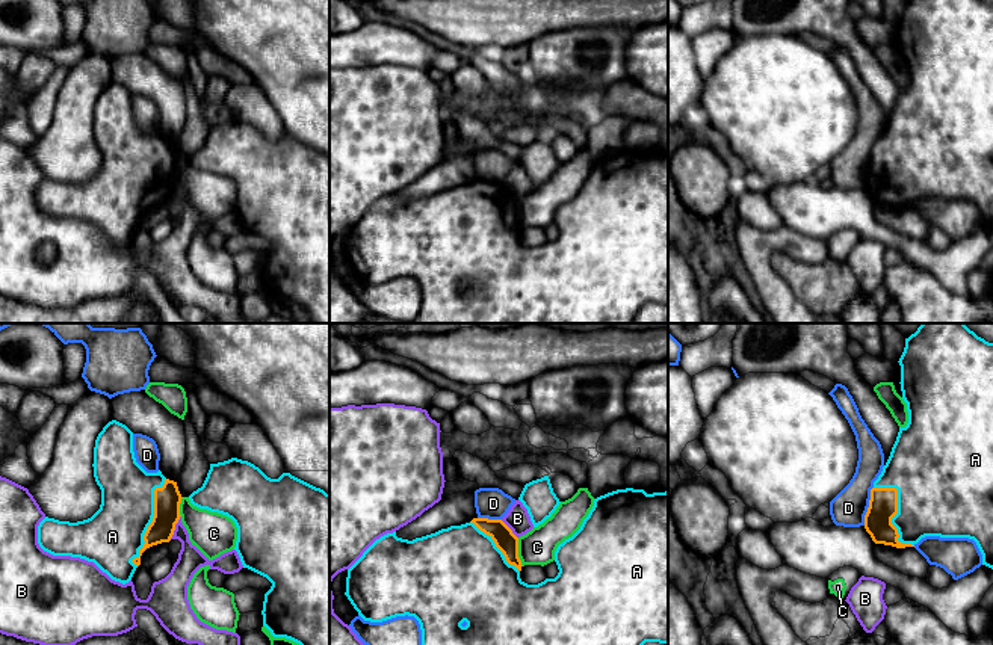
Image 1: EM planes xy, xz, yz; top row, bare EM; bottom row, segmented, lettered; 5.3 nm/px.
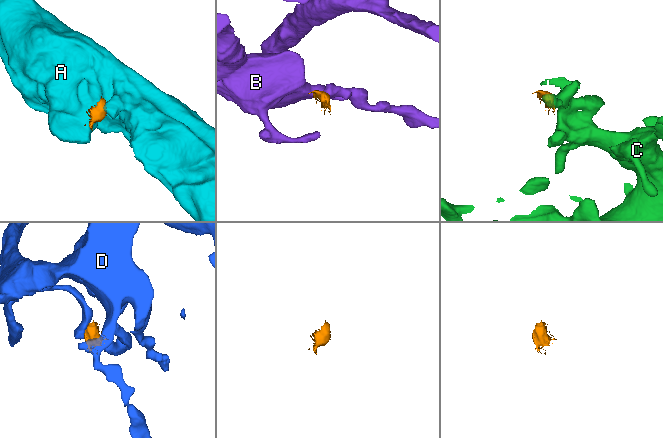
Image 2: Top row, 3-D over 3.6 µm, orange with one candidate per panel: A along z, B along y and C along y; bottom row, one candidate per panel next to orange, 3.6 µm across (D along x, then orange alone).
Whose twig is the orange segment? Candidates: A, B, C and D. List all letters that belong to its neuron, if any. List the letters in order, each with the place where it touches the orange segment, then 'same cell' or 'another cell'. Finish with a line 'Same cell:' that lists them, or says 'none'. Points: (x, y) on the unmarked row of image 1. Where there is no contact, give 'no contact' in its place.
A: xy (153, 182) | same cell
B: xy (174, 189) | another cell
C: xz (517, 213) | another cell
D: yz (869, 168) | another cell
Same cell: A

